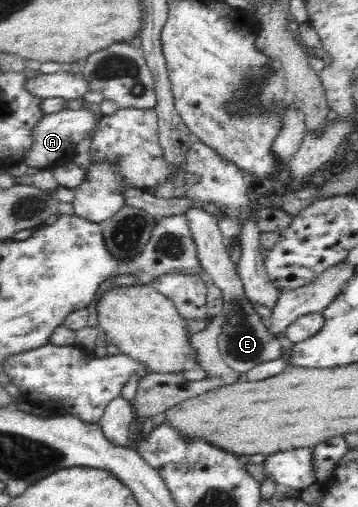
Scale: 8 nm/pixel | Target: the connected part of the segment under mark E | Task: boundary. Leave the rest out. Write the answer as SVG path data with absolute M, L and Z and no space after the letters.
M190 205L188 209L184 209L183 215L186 218L186 224L188 224L190 236L194 240L199 262L206 273L210 275L216 287L220 288L224 294L222 314L226 316L226 325L218 337L218 346L226 366L243 376L245 372L250 371L250 368L256 367L256 365L282 357L281 341L266 332L266 321L252 309L251 301L246 298L236 266L229 260L228 252L226 252L226 242L218 228L219 219L198 205Z

